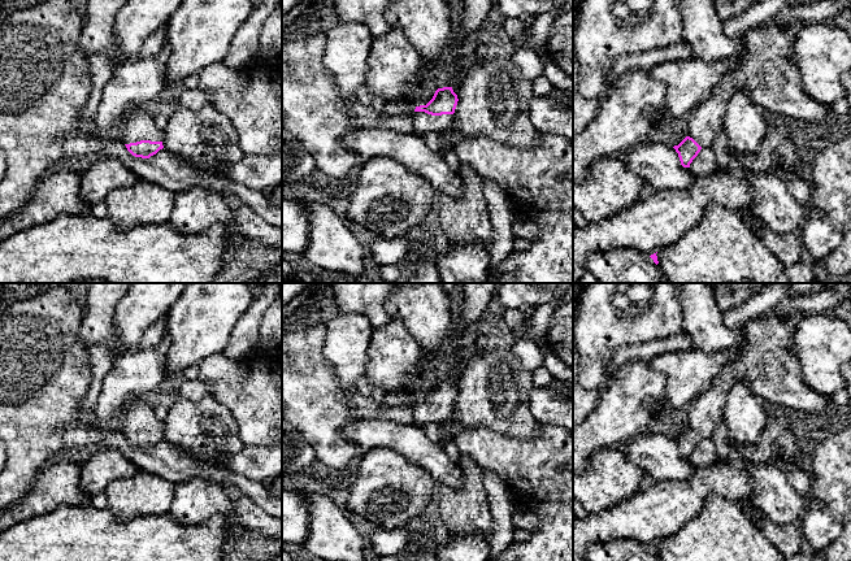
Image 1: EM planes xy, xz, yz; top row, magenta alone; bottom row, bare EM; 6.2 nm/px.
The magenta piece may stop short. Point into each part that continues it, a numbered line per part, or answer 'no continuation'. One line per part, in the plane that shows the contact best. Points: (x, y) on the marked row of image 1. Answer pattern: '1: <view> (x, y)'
1: xz (424, 124)

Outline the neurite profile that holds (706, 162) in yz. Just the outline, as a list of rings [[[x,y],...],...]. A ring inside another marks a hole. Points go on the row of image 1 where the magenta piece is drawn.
[[[711,147],[702,148],[698,156],[690,164],[690,170],[692,174],[700,177],[711,174],[718,169],[716,155]]]

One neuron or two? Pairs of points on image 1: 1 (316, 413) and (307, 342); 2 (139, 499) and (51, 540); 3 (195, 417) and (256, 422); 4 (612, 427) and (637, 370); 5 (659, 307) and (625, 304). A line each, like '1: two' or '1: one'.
1: one
2: two
3: two
4: one
5: one

